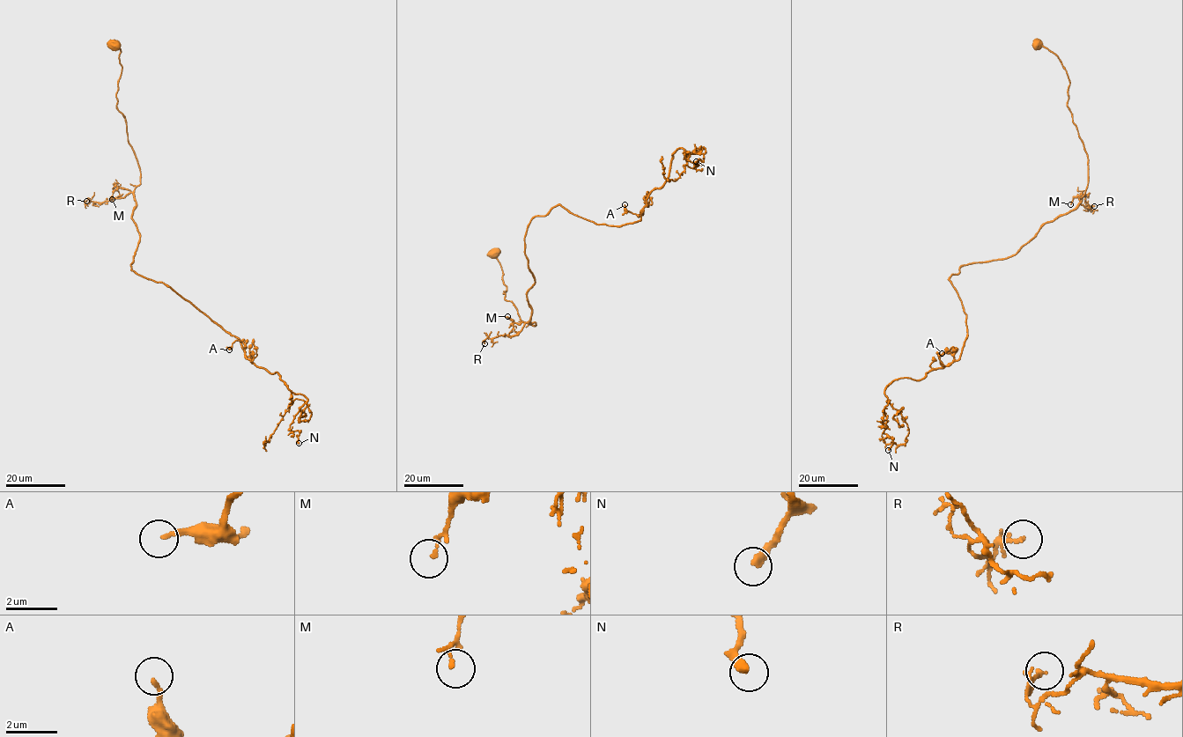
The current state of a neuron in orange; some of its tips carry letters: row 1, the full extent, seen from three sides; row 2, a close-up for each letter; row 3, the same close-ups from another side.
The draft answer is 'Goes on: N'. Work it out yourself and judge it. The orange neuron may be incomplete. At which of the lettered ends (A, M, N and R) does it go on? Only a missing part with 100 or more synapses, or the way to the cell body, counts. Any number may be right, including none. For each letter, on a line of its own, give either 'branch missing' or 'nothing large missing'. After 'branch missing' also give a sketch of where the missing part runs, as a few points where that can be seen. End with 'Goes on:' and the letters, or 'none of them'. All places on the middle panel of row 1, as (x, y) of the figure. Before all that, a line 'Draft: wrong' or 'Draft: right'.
Draft: wrong
A: nothing large missing
M: nothing large missing
N: nothing large missing
R: nothing large missing
Goes on: none of them

